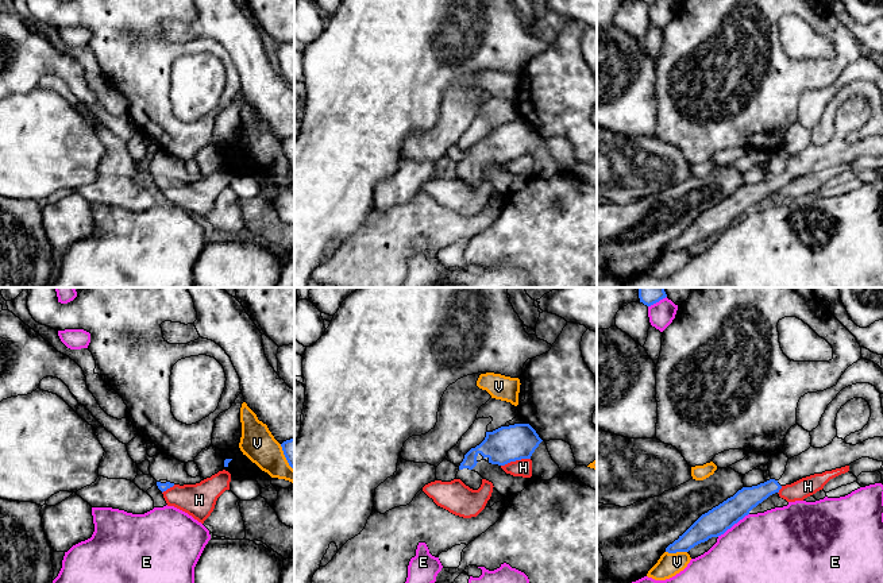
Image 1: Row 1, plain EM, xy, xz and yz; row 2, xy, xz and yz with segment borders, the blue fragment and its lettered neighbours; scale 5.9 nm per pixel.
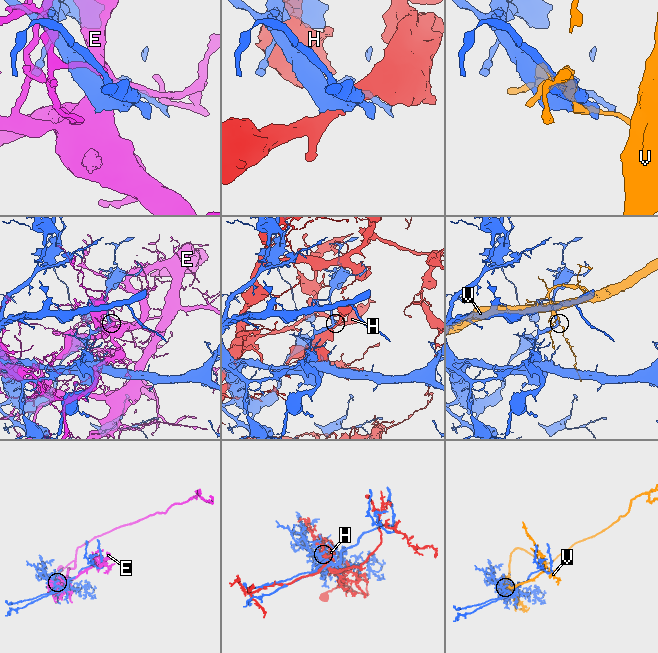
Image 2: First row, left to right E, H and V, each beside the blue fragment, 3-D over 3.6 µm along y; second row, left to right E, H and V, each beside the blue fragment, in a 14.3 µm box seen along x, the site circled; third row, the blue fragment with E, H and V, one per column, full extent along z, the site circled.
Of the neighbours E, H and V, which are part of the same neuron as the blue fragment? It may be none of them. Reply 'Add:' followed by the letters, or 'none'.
Add: none

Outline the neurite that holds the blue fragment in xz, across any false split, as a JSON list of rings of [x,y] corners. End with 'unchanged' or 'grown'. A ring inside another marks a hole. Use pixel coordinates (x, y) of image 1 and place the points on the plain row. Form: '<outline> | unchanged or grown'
[[[514,121],[486,130],[485,138],[464,152],[456,177],[460,177],[470,186],[478,188],[483,175],[473,166],[478,161],[479,151],[483,157],[487,155],[491,162],[505,163],[510,159],[531,157],[541,139],[529,121]]] | grown

